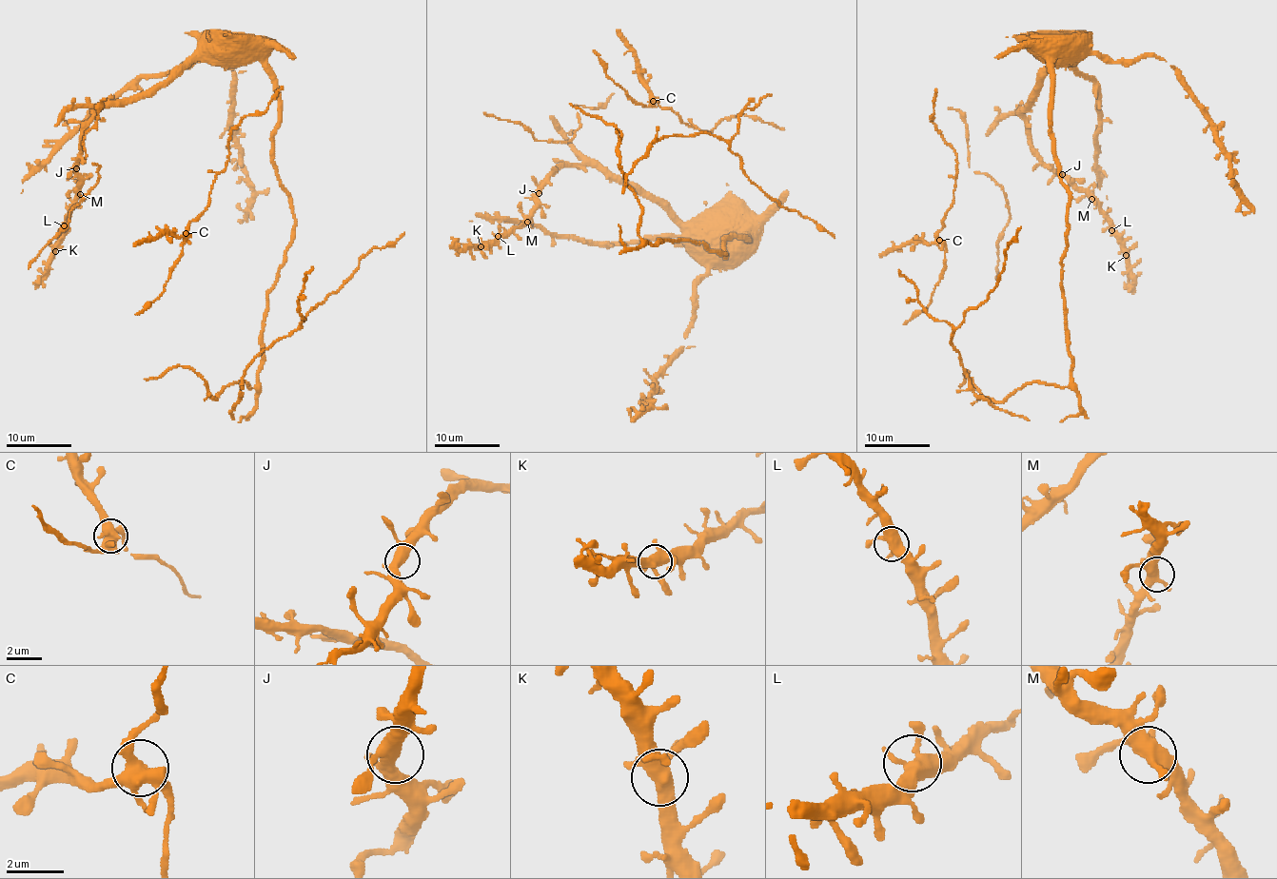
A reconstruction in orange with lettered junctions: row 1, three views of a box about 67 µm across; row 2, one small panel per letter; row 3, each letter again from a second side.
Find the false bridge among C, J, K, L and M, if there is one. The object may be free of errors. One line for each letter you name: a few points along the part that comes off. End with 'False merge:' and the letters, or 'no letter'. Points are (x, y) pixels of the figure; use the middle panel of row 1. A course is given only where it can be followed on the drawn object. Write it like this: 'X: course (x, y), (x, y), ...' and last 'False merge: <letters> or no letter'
C: course (654, 100), (649, 87), (640, 77), (638, 59), (626, 38), (616, 29)
False merge: C

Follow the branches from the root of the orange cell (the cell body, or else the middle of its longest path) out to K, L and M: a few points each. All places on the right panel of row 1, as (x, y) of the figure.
K: (1032, 35), (1054, 58), (1024, 112), (1032, 150), (1099, 205), (1126, 255)
L: (1032, 35), (1054, 58), (1024, 112), (1031, 146), (1038, 157), (1066, 174), (1099, 205), (1111, 230)
M: (1032, 35), (1054, 58), (1024, 112), (1031, 146), (1038, 157), (1066, 174), (1091, 199)

